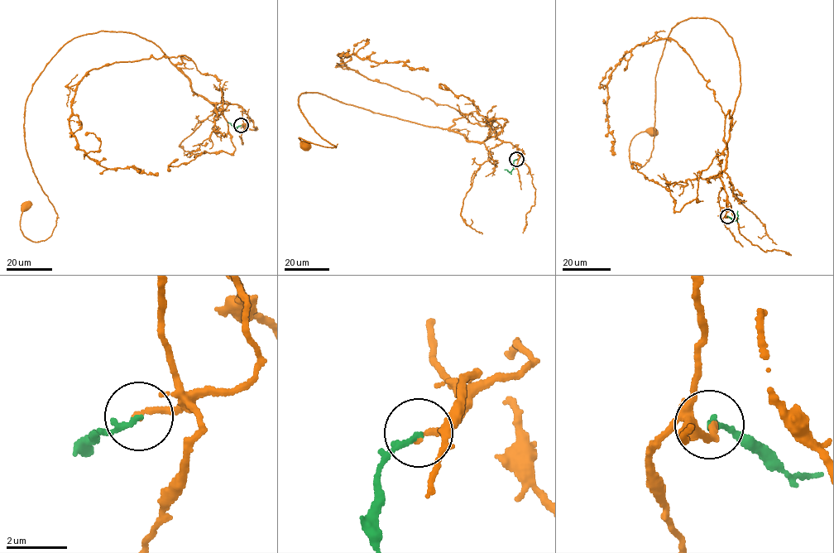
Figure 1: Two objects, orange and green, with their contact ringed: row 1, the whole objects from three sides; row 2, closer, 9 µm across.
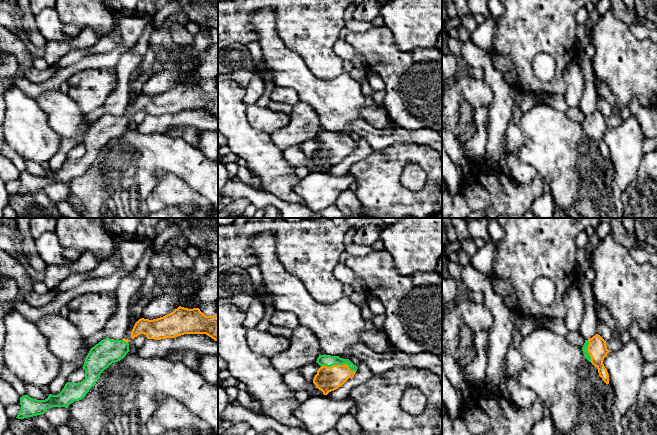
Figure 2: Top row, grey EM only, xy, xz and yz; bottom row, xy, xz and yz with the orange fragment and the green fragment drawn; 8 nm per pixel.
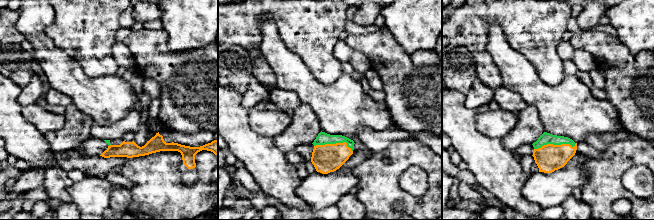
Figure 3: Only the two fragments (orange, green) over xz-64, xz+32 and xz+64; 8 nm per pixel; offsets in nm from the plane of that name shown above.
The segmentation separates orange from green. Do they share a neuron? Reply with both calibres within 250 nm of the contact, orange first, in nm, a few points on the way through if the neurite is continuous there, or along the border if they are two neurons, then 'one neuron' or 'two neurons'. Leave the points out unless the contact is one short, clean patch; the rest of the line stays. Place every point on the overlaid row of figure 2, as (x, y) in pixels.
200/100 nm | across xz (327, 379), (338, 365), (330, 365), (323, 360) | one neuron

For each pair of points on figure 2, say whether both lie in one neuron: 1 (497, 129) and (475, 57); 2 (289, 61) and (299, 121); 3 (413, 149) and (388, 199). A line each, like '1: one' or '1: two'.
1: one
2: two
3: one

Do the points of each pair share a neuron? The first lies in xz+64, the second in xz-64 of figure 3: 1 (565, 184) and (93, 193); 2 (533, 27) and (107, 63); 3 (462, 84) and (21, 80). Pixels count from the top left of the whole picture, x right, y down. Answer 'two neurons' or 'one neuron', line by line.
1: one neuron
2: one neuron
3: one neuron

